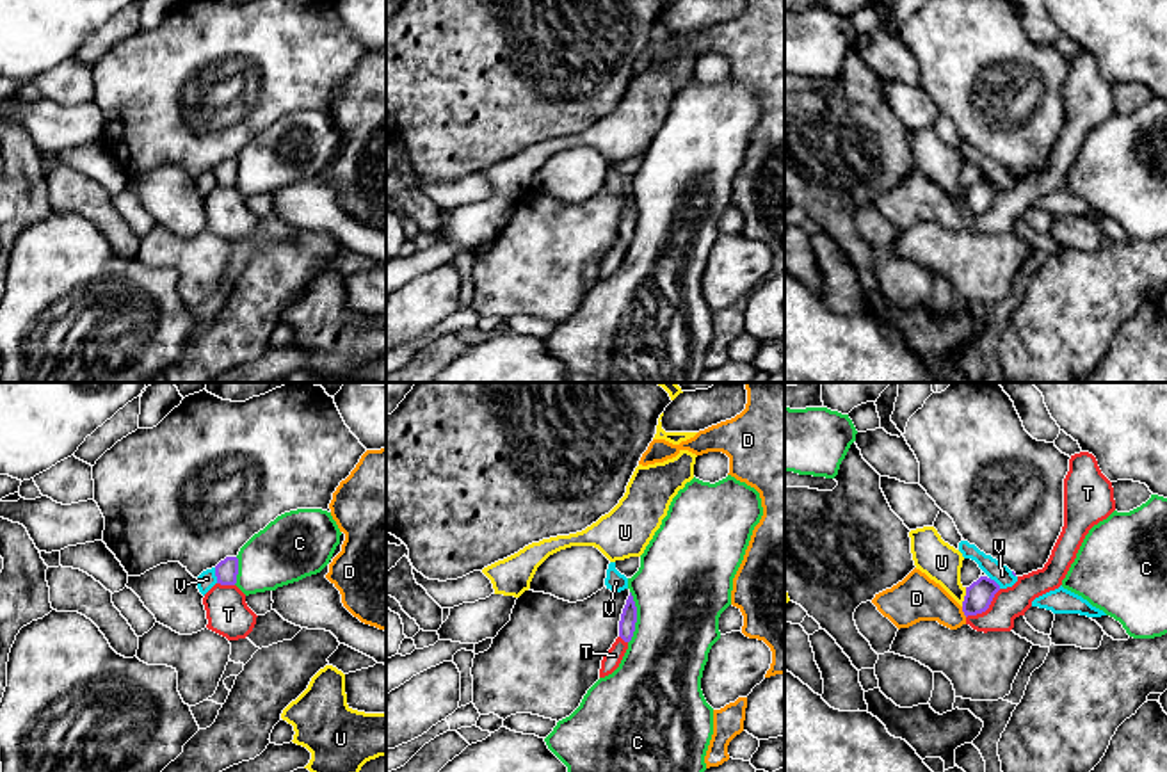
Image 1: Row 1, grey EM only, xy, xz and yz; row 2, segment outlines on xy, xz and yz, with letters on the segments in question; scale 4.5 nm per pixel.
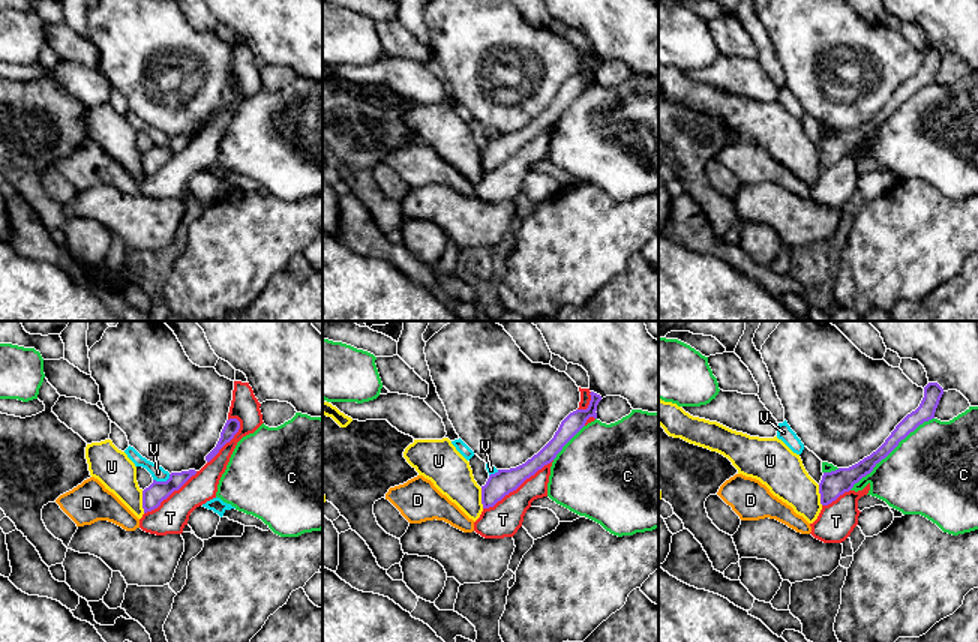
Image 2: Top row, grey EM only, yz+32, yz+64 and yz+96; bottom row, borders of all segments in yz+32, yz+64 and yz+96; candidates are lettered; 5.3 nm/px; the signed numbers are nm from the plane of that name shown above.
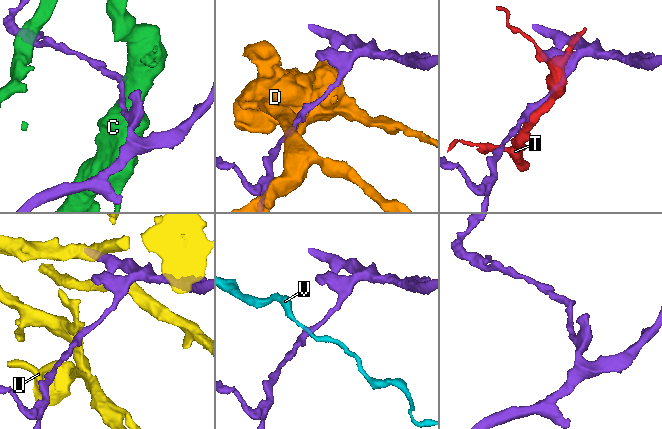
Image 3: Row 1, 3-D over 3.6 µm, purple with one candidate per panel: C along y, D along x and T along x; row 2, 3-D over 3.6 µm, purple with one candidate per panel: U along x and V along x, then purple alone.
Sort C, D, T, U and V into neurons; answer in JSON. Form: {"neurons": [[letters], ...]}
{"neurons": [["C"], ["D"], ["T"], ["U"], ["V"]]}

